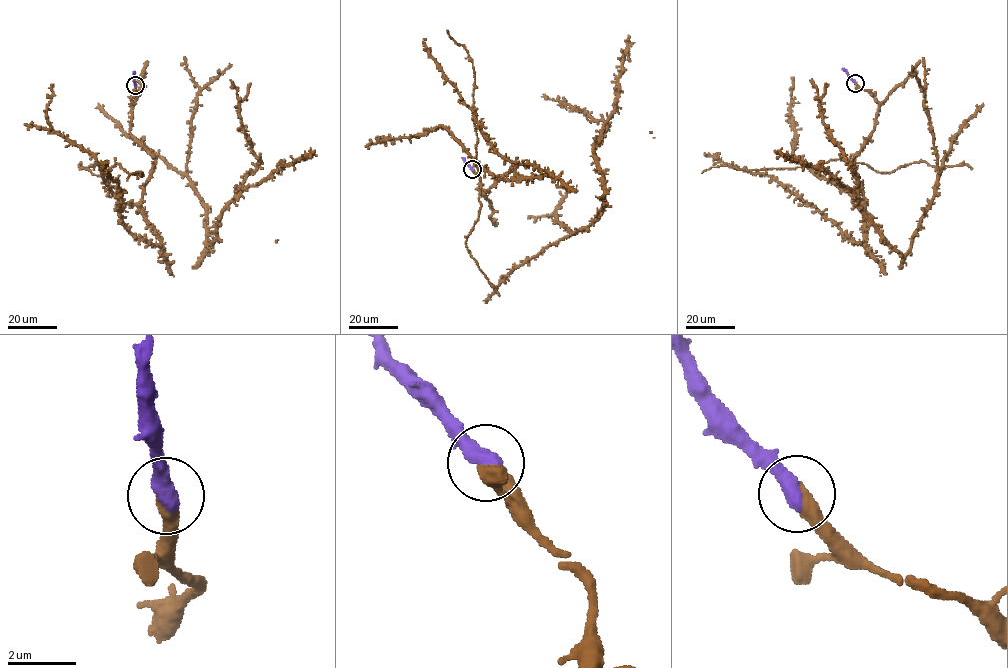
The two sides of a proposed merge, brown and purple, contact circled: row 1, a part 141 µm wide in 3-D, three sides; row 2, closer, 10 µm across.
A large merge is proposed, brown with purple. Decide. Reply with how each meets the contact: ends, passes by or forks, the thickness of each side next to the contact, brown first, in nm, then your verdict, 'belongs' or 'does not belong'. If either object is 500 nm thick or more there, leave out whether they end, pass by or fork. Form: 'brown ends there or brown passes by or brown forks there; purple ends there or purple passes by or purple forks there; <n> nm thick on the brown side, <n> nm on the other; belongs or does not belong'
480 nm thick on the brown side, 500 nm on the other; belongs

